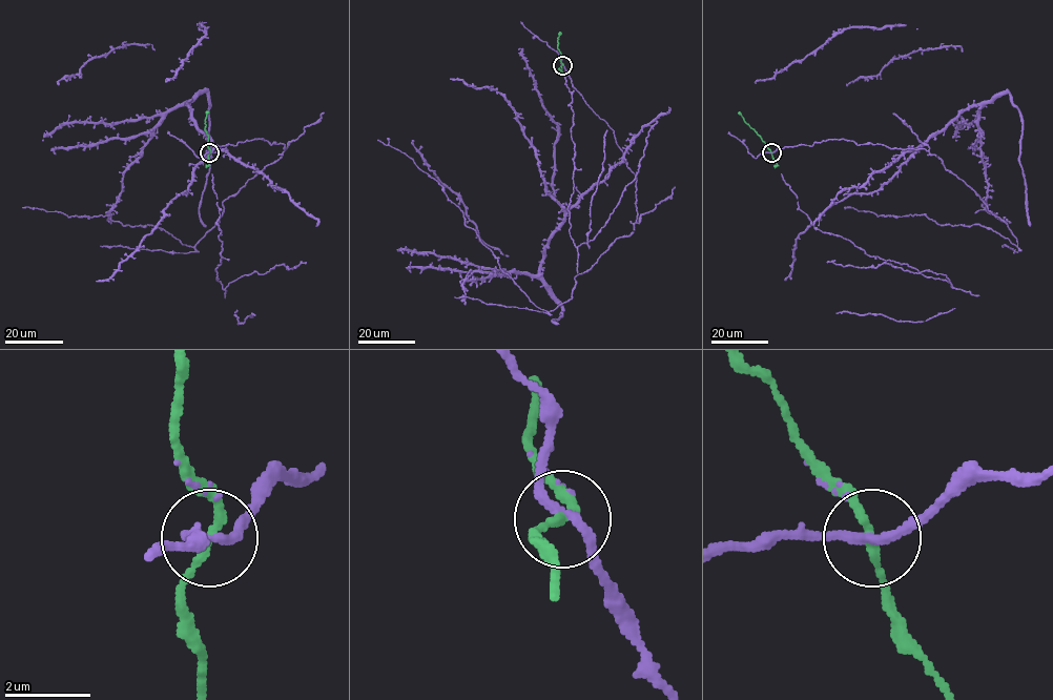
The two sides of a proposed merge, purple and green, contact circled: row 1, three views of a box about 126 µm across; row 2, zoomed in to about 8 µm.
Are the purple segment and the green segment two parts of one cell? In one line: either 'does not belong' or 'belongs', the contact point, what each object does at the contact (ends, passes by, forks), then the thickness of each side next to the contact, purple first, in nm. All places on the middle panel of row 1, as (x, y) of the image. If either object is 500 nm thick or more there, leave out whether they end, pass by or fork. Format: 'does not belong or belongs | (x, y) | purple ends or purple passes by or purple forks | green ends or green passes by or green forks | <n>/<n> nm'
belongs | (562, 65) | purple forks | green passes by | 180/190 nm

